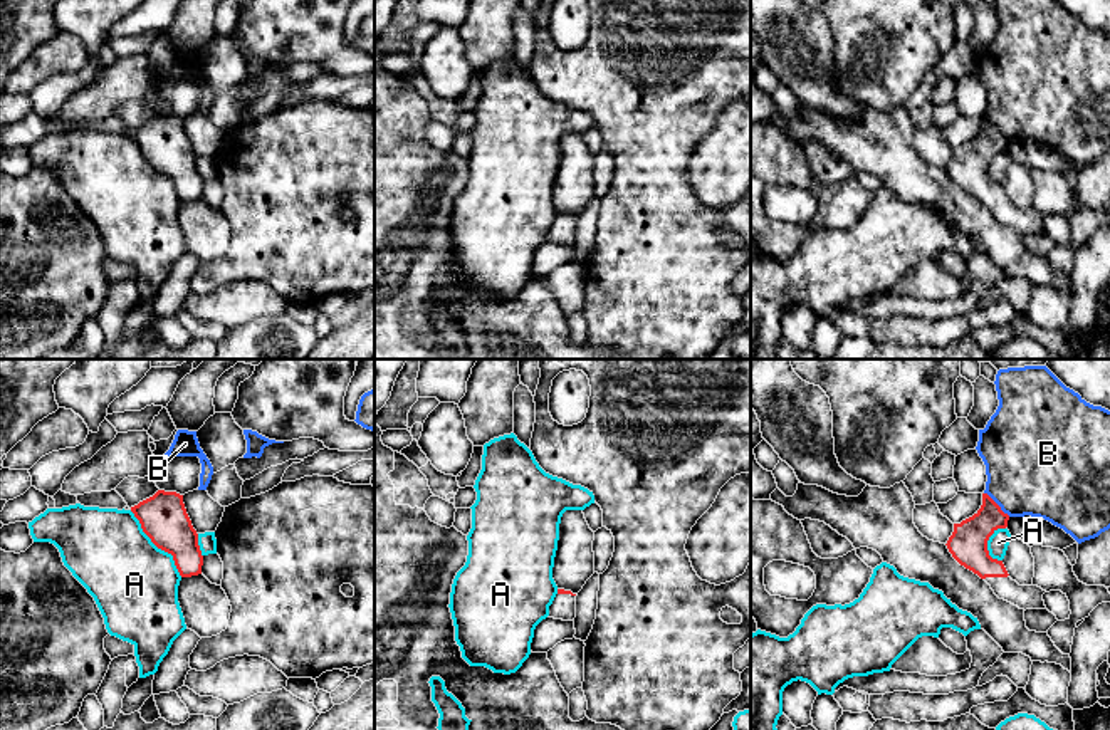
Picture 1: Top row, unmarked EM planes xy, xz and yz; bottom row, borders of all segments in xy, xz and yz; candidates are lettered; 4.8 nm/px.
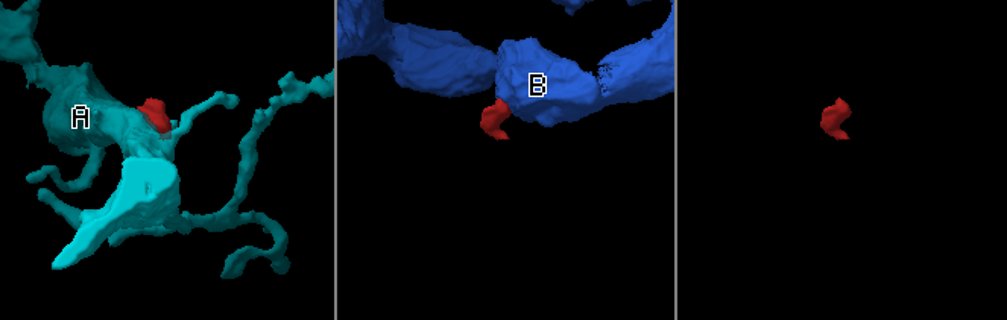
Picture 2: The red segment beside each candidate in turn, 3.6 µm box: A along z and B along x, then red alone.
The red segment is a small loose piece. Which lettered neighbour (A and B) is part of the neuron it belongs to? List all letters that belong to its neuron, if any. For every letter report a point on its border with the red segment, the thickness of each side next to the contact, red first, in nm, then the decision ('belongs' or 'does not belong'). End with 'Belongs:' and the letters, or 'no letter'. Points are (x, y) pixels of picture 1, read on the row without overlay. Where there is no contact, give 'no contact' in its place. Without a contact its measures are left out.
A: meets red in xy at (157, 170); 220 nm thick on the red side, 420 nm on the other; does not belong
B: meets red in yz at (998, 130); 190 nm thick on the red side, 460 nm on the other; does not belong
Belongs: no letter

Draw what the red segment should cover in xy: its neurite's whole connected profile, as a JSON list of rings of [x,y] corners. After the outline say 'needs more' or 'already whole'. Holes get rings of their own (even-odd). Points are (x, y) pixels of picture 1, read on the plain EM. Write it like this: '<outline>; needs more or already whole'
[[[158,114],[153,121],[131,131],[151,166],[173,180],[181,201],[202,198],[203,180],[198,158],[186,138],[183,119]]]; already whole

